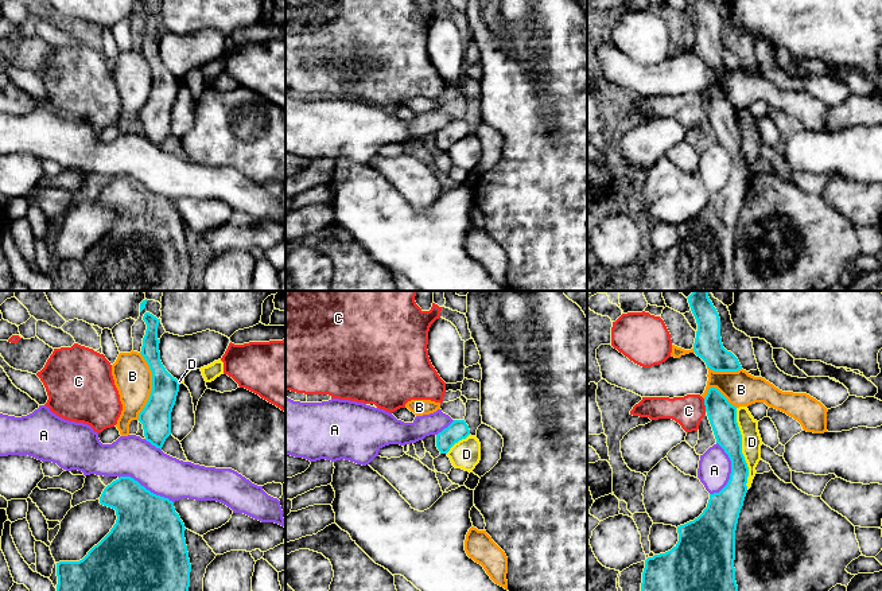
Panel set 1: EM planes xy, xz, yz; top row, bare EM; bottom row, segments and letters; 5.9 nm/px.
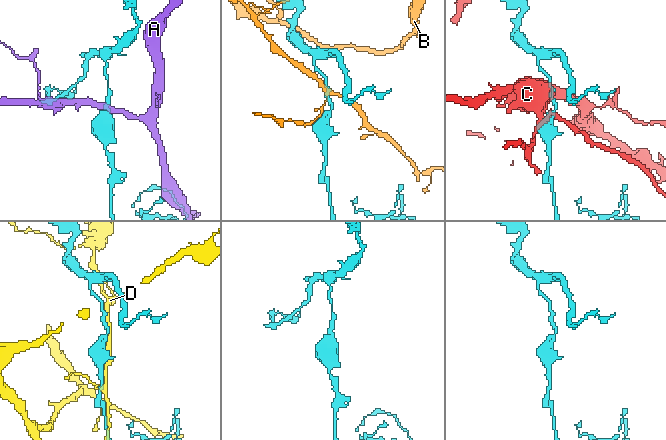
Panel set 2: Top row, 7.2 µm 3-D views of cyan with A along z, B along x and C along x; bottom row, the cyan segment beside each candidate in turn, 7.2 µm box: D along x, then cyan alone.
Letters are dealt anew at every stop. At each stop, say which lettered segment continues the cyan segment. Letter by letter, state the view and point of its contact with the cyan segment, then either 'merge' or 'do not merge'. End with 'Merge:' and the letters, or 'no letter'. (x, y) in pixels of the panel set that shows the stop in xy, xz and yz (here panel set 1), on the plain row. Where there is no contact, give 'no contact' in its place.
A: yz (731, 170) | do not merge
B: xy (152, 84) | do not merge
C: yz (704, 102) | do not merge
D: yz (741, 147) | merge
Merge: D

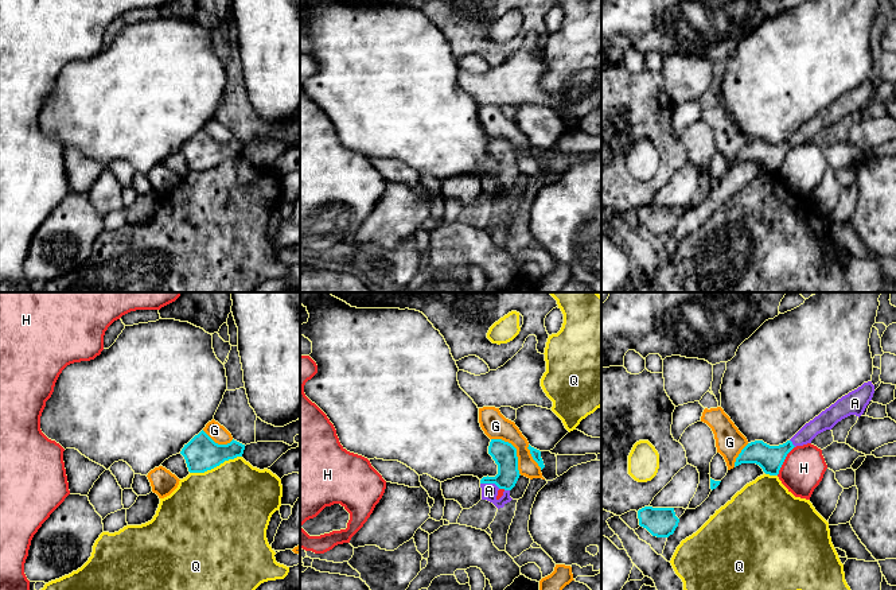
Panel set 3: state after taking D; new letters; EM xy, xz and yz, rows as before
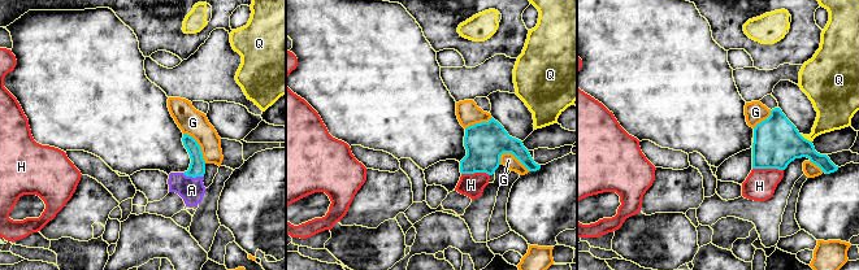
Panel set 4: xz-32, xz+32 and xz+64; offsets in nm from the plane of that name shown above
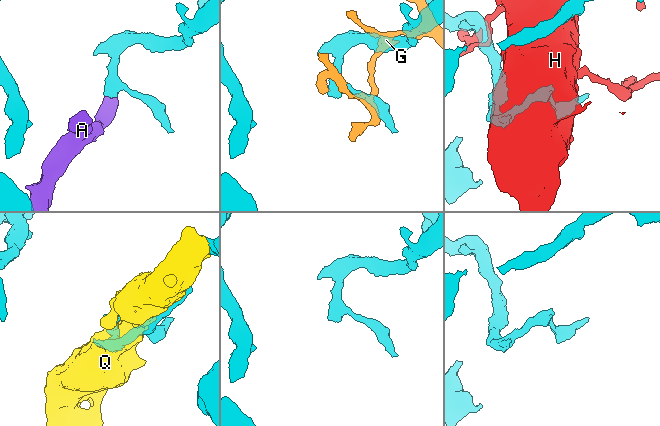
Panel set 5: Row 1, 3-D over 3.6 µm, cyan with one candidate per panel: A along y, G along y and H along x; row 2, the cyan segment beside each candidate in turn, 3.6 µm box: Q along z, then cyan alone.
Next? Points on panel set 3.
A: xz (490, 181) | do not merge
G: xz (515, 148) | do not merge
H: yz (783, 159) | do not merge
Q: xy (215, 165) | do not merge
Merge: no letter

